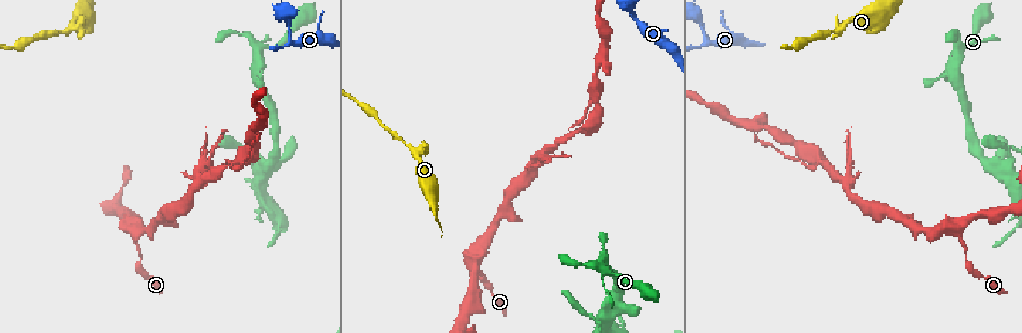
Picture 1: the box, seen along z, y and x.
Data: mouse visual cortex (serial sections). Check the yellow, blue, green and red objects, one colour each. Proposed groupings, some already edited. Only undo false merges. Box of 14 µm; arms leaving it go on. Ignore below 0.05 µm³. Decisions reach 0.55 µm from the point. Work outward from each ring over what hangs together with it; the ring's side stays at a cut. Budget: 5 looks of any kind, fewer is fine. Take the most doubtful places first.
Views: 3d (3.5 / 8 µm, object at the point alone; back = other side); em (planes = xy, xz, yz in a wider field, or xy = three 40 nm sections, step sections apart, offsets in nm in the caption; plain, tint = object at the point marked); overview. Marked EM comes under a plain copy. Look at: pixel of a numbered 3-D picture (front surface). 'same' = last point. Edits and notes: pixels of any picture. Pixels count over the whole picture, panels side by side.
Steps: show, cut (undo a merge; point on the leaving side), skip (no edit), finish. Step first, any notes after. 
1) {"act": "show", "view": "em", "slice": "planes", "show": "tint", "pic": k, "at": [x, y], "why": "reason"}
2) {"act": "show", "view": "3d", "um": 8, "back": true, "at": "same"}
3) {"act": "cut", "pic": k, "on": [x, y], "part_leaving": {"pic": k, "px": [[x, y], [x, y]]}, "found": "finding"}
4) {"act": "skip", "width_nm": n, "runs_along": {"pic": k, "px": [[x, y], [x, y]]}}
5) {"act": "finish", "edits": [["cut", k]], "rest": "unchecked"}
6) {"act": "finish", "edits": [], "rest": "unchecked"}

{"act": "show", "view": "em", "slice": "xy", "step": 5, "show": "tint", "pic": 1, "at": [595, 319], "why": "calibre changes"}

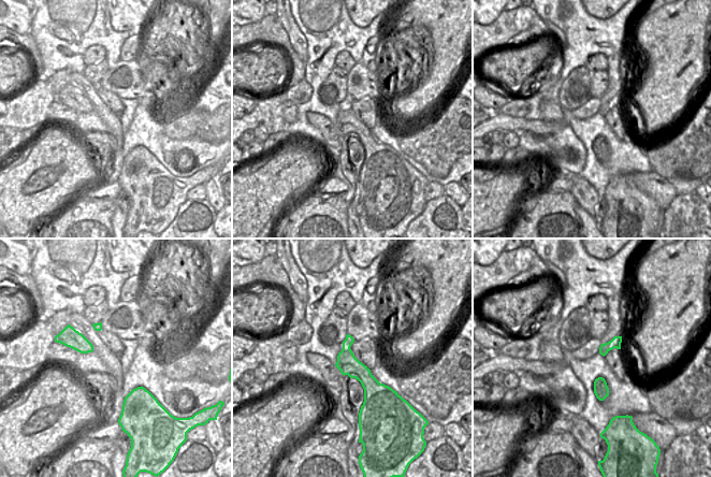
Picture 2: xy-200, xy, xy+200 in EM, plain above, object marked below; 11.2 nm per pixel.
{"act": "show", "view": "3d", "um": 3.5, "at": "same"}

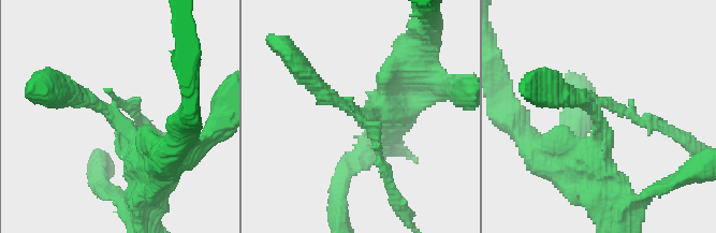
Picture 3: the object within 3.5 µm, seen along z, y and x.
{"act": "skip", "arm_widths_nm": [100, 250, 450], "runs_along": {"pic": 2, "px": [[348, 337], [369, 402]]}, "found": "continuous, no second cell"}

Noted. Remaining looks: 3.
{"act": "show", "view": "3d", "um": 8, "pic": 1, "at": [759, 130], "why": "thin arm on a thick one"}

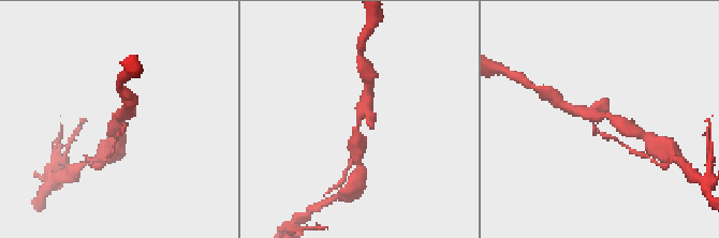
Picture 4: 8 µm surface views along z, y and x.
{"act": "show", "view": "3d", "um": 3.5, "pic": 4, "at": [359, 119], "why": "zoom in"}

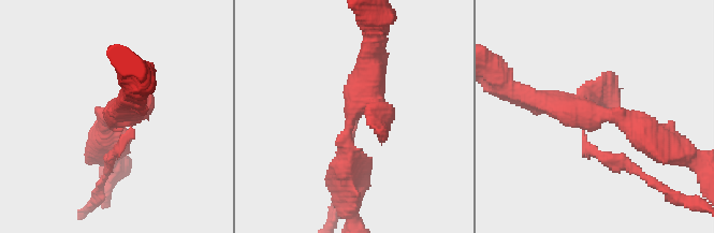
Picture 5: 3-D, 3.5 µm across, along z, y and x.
{"act": "show", "view": "em", "slice": "planes", "show": "tint", "pic": 5, "at": [594, 118]}

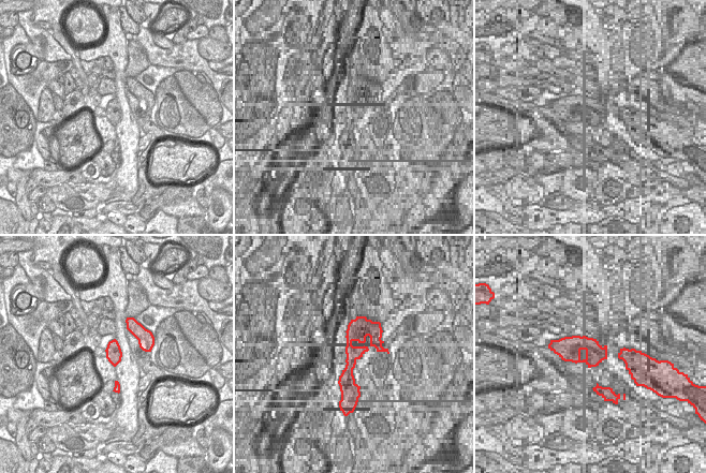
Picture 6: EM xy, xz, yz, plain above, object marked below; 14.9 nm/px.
{"act": "skip", "runs_along": {"pic": 5, "px": [[655, 141], [613, 114], [534, 101]]}, "found": "continuous, no second cell"}

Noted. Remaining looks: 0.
{"act": "finish", "edits": [], "rest": "unchecked"}

